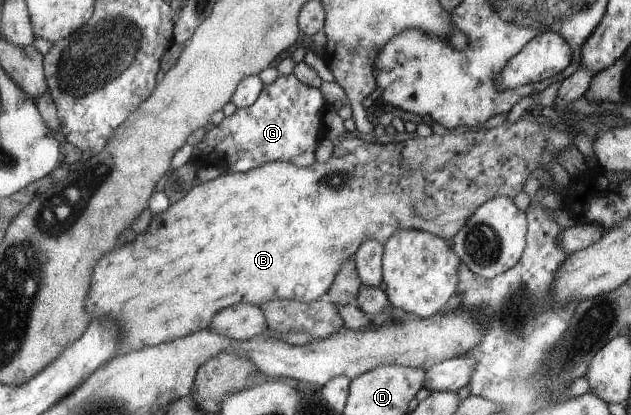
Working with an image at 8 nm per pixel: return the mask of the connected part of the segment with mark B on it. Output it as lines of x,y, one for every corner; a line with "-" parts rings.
533,117
532,119
518,119
514,124
504,122
496,128
479,131
478,128
462,134
445,134
414,138
400,142
400,144
377,144
363,141
358,134
349,134
335,142
333,153
325,164
316,161
312,166
299,167
284,161
270,161
254,167
250,171
241,173
222,173
215,179
195,184
191,191
173,202
164,212
156,214
142,234
138,234
130,244
116,248
114,252
106,252
102,256
102,264
94,268
94,292
90,292
86,306
94,317
112,317
121,321
121,328
125,329
125,338
121,340
121,348
117,354
126,354
140,350
142,347
151,347
185,337
186,335
208,328
213,316
218,310
238,303
261,305
272,299
292,299
309,303
322,298
332,286
336,274
344,266
345,260
356,255
366,239
376,239
381,243
397,234
402,229
418,229
434,233
443,239
452,239
468,222
481,204
498,195
506,195
511,199
524,188
531,172
539,164
549,168
548,163
556,161
560,152
566,147
574,146
572,138
567,132
561,132
549,124

